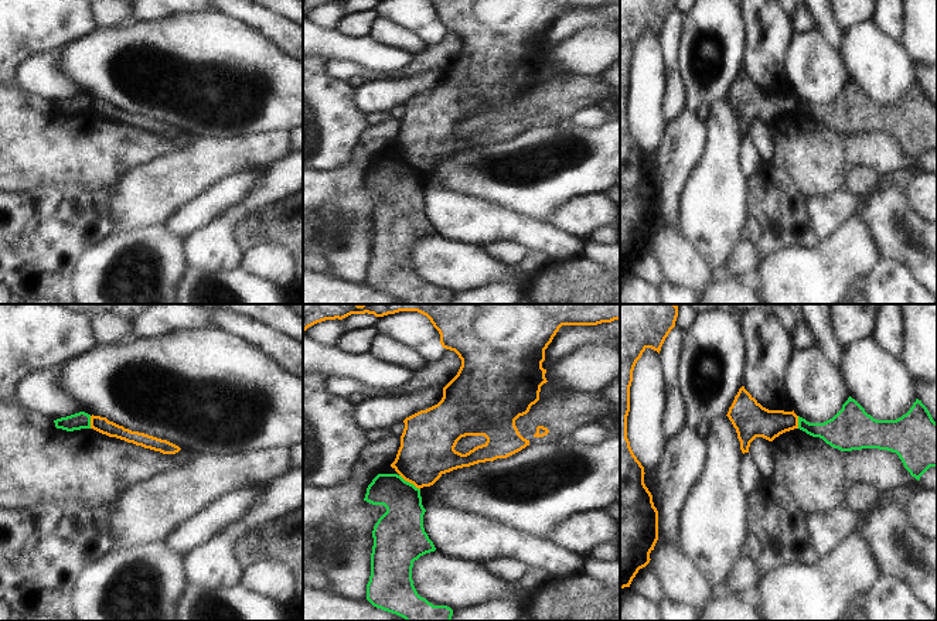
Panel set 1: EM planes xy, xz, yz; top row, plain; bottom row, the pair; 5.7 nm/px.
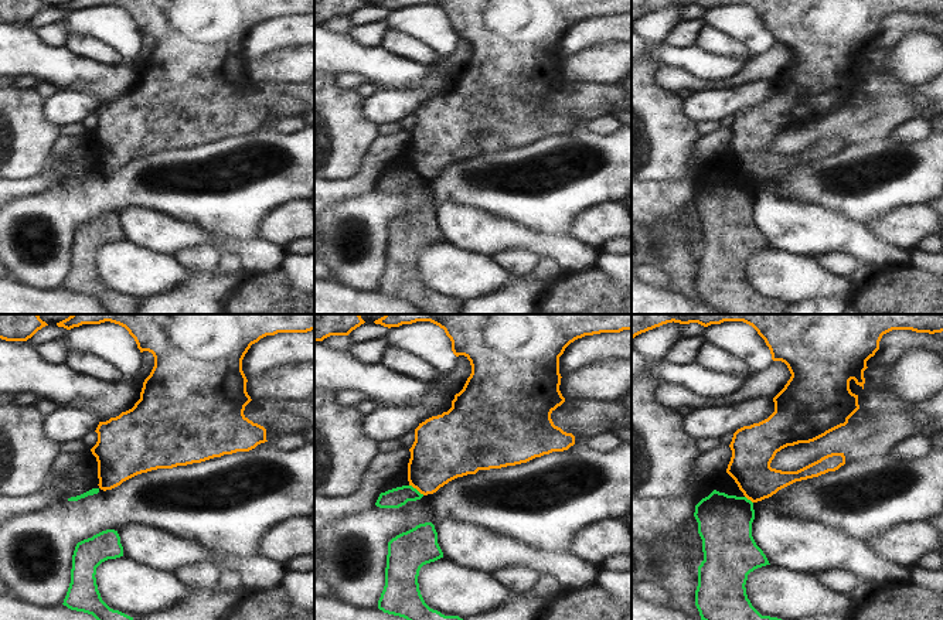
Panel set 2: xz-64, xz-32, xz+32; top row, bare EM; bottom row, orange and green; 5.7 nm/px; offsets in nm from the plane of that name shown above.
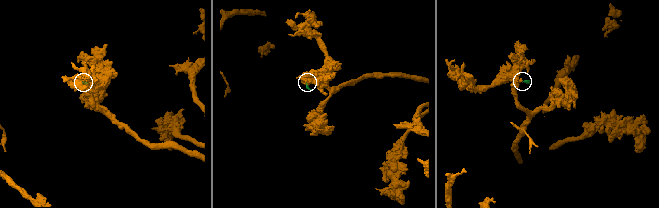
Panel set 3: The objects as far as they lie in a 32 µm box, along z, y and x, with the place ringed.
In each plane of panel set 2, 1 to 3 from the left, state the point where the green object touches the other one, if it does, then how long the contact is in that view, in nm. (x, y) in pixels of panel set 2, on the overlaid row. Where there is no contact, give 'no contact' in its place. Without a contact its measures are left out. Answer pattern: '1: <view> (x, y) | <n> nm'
1: no contact
2: xz-32 (416, 489) | 110 nm
3: xz+32 (749, 498) | 60 nm

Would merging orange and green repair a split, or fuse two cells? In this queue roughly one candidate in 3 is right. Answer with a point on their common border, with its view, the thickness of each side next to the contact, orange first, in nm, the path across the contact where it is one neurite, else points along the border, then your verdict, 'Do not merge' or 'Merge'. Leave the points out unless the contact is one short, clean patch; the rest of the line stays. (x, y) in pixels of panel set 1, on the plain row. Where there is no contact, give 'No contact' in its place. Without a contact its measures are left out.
Touches orange at xz (409, 164). Thickness 320 nm (orange) against 240 nm. Boundary: xz (399, 157), (419, 173). Do not merge

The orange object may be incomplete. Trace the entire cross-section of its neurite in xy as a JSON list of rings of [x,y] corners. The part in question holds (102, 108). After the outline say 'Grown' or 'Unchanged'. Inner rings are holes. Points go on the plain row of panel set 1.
[[[91,99],[91,112],[109,120],[116,120],[144,132],[160,134],[163,137],[176,137],[181,133],[178,129],[167,123],[161,123],[139,115],[132,115],[100,99]]]. Unchanged

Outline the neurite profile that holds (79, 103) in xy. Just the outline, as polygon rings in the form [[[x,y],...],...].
[[[79,95],[67,100],[61,100],[54,103],[57,112],[62,112],[67,115],[91,112],[91,98],[85,95]]]

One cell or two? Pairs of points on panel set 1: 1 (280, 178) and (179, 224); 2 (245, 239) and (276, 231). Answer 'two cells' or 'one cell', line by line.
1: two cells
2: one cell

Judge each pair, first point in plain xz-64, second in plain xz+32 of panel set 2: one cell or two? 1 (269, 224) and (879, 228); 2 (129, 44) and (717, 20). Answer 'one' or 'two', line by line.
1: one
2: one

